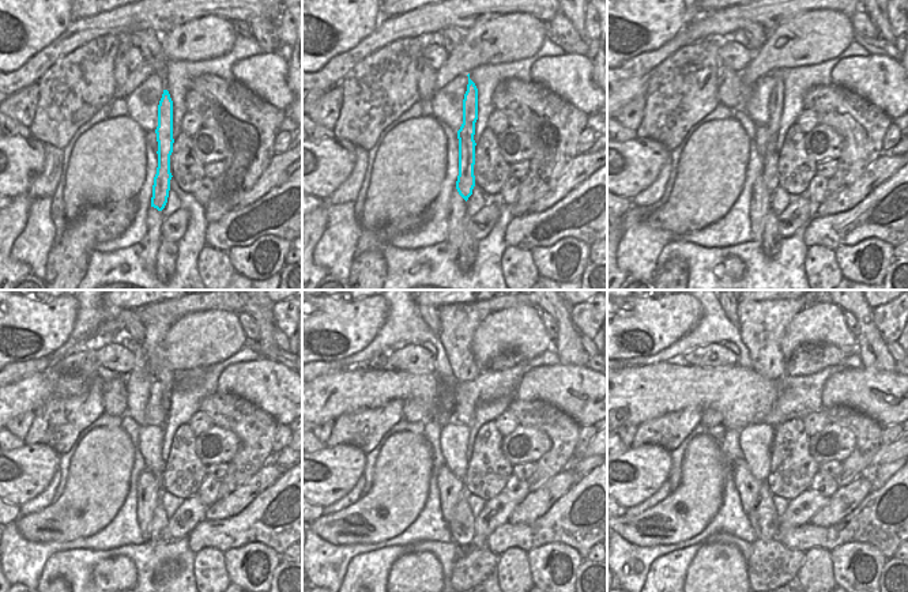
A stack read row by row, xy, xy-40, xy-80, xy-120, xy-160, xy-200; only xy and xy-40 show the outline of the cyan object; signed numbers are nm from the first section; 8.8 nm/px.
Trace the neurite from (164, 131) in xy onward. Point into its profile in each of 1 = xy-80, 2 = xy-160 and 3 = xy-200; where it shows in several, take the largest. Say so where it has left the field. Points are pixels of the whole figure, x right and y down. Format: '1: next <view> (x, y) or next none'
1: next xy-80 (769, 173)
2: next xy-160 (459, 321)
3: next xy-200 (763, 324)

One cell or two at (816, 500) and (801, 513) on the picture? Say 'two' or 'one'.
one

